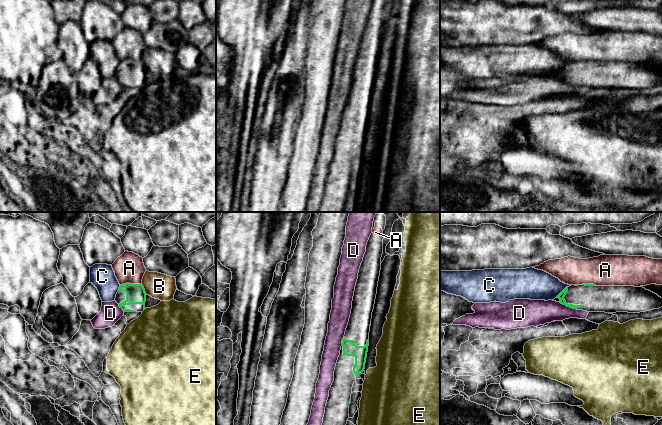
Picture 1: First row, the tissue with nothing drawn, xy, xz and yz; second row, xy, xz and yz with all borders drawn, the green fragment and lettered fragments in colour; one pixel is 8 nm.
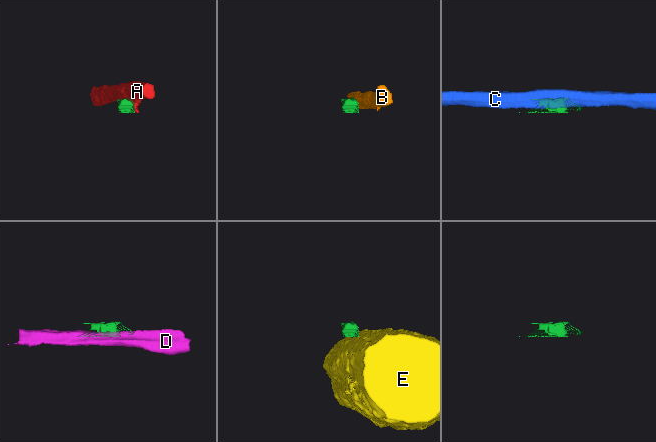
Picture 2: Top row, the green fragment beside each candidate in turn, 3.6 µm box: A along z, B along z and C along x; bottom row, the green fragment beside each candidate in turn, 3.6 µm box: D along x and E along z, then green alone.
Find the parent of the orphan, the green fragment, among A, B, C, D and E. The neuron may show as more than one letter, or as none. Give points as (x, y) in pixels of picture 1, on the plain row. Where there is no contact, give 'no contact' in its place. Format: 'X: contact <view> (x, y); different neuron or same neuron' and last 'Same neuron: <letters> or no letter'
A: contact xy (129, 59); different neuron
B: contact xy (144, 65); different neuron
C: contact yz (561, 68); different neuron
D: contact yz (567, 82); different neuron
E: no contact; different neuron
Same neuron: no letter

